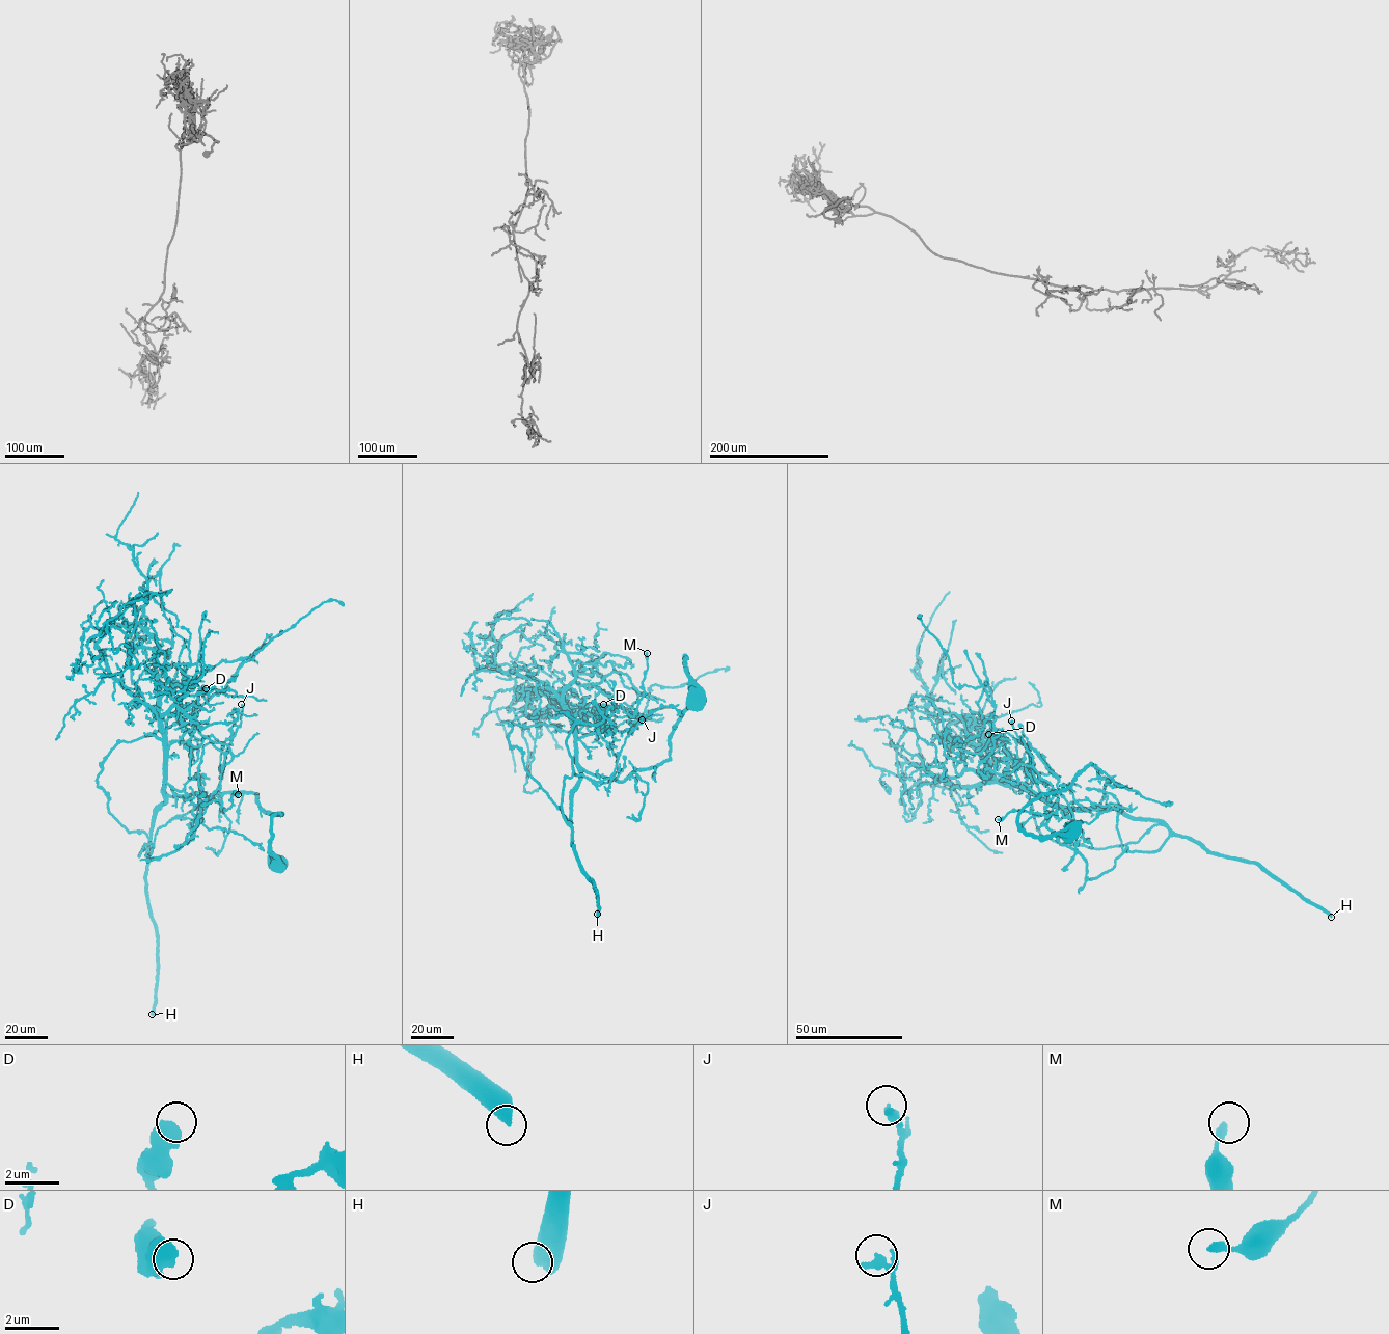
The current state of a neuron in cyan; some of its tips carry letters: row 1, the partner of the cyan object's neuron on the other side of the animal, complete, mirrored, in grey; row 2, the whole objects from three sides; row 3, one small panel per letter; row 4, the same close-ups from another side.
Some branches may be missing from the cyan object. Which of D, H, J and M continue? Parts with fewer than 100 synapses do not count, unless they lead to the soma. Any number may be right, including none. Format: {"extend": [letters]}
{"extend": ["H"]}

